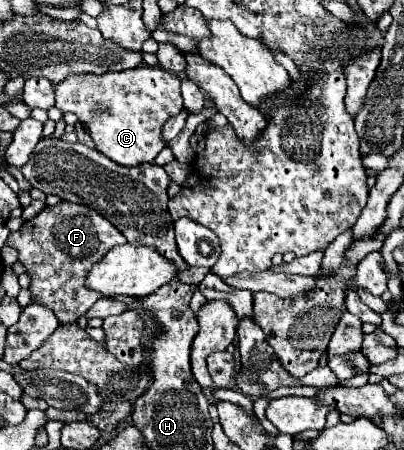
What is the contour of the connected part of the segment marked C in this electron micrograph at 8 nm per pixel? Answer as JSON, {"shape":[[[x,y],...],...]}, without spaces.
{"shape":[[[136,67],[132,71],[104,75],[70,75],[56,87],[56,107],[72,111],[92,135],[94,147],[124,167],[152,163],[168,145],[162,137],[164,123],[182,111],[180,77],[160,67]]]}

